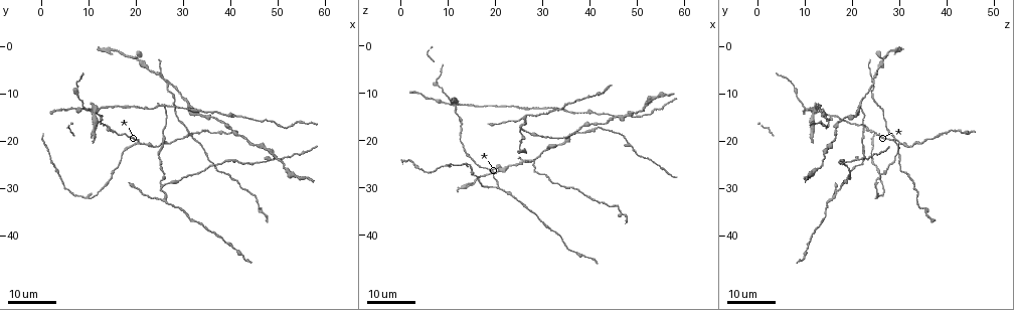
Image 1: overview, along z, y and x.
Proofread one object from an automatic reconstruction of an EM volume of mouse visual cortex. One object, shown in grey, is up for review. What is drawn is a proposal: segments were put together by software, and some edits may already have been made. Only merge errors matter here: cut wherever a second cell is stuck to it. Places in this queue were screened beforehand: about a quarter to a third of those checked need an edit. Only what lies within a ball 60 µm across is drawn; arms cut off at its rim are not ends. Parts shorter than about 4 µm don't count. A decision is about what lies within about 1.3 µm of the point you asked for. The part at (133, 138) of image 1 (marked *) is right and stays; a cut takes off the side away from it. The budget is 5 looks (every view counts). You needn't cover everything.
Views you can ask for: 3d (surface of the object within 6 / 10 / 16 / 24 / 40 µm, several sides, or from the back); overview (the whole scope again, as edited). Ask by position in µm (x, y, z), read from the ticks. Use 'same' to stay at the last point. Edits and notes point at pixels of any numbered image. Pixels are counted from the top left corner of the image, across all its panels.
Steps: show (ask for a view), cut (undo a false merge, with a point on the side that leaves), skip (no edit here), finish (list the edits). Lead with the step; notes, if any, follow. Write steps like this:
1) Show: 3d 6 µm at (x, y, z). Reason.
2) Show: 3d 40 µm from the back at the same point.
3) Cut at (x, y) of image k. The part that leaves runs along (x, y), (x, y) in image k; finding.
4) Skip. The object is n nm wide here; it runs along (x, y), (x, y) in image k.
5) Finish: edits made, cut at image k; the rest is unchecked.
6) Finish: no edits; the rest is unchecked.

Show: 3d 24 µm at (20.5, 20.5, 30.0). Three arms meet.

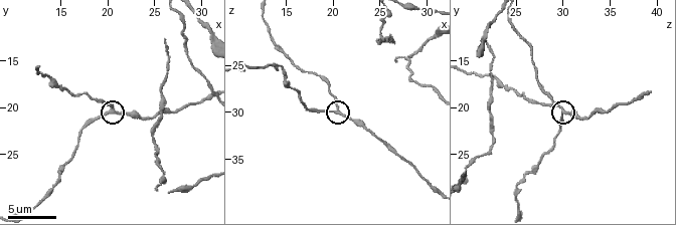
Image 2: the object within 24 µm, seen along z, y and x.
Show: 3d 6 µm at (20.4, 20.2, 29.8).

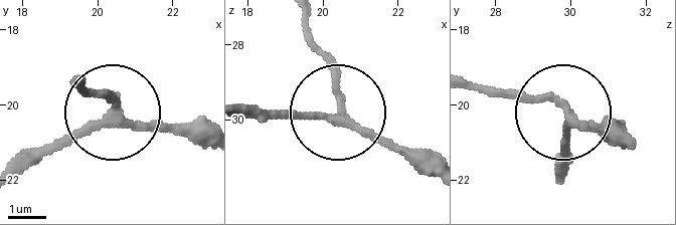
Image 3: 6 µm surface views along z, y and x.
Skip. The side arm is 29 µm long; it runs along (305, 22), (350, 118), (427, 156) in image 3; one cell here.

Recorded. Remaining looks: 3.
Show: 3d 16 µm at (25.5, 33.0, 15.5). Looks like a crossing.

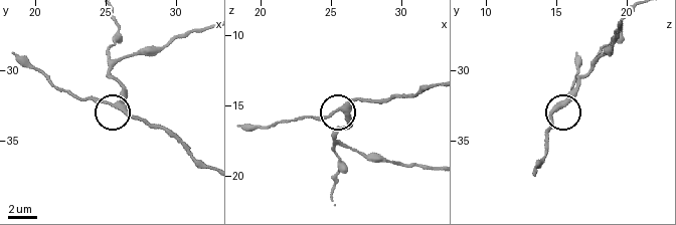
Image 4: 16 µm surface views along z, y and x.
Show: 3d 10 µm at (25.4, 32.4, 15.2). Zoom in.

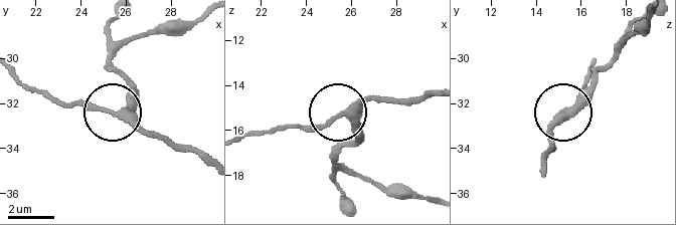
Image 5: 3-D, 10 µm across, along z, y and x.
Skip. 4 arms meet here; it runs along (346, 196), (336, 162), (353, 137), (348, 122), (287, 128) in image 5; all the same cell.

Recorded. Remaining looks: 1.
Finish: no edits; the rest is unchecked.

